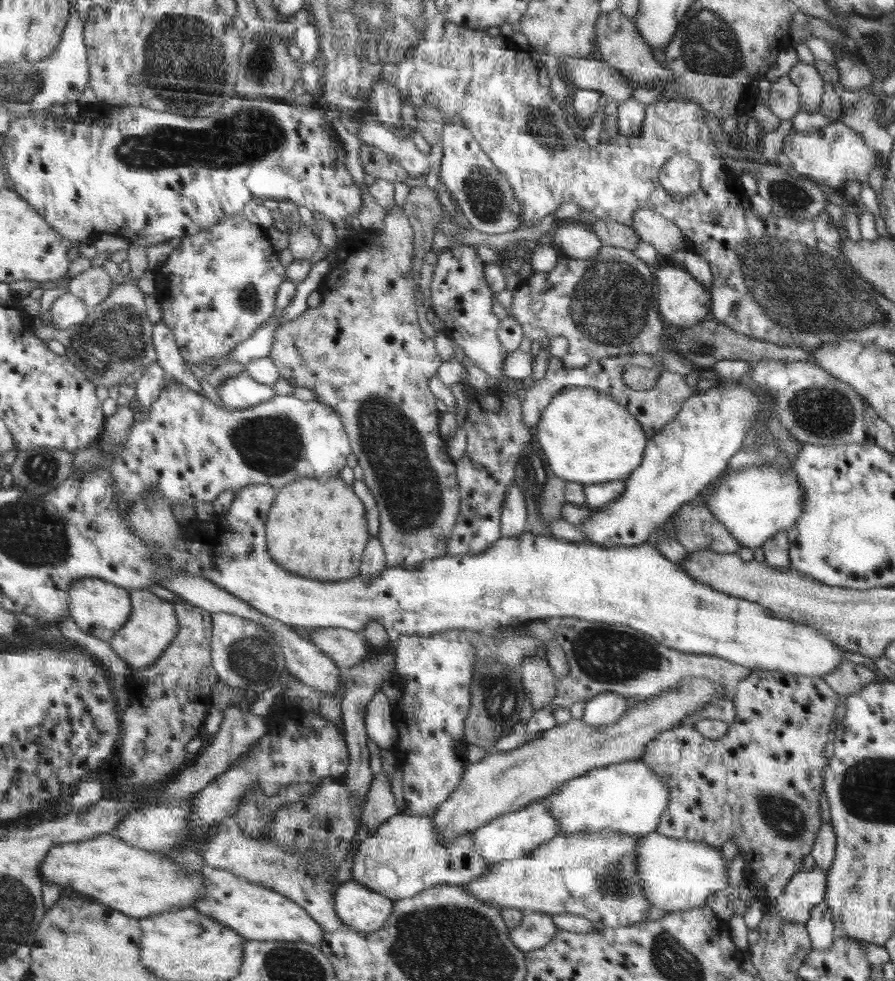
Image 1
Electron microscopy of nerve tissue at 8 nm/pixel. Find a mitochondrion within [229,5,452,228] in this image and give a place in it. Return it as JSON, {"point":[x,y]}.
{"point":[260,64]}

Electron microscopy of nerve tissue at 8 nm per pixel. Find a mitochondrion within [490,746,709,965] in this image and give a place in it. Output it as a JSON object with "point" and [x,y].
{"point":[613,883]}

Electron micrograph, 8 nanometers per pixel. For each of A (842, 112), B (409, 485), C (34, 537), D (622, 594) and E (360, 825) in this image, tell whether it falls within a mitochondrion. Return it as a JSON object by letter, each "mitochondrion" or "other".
{"A":"other","B":"mitochondrion","C":"mitochondrion","D":"other","E":"other"}

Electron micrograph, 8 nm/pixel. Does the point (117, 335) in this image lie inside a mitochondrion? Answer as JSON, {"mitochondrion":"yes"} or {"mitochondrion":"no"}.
{"mitochondrion":"yes"}

